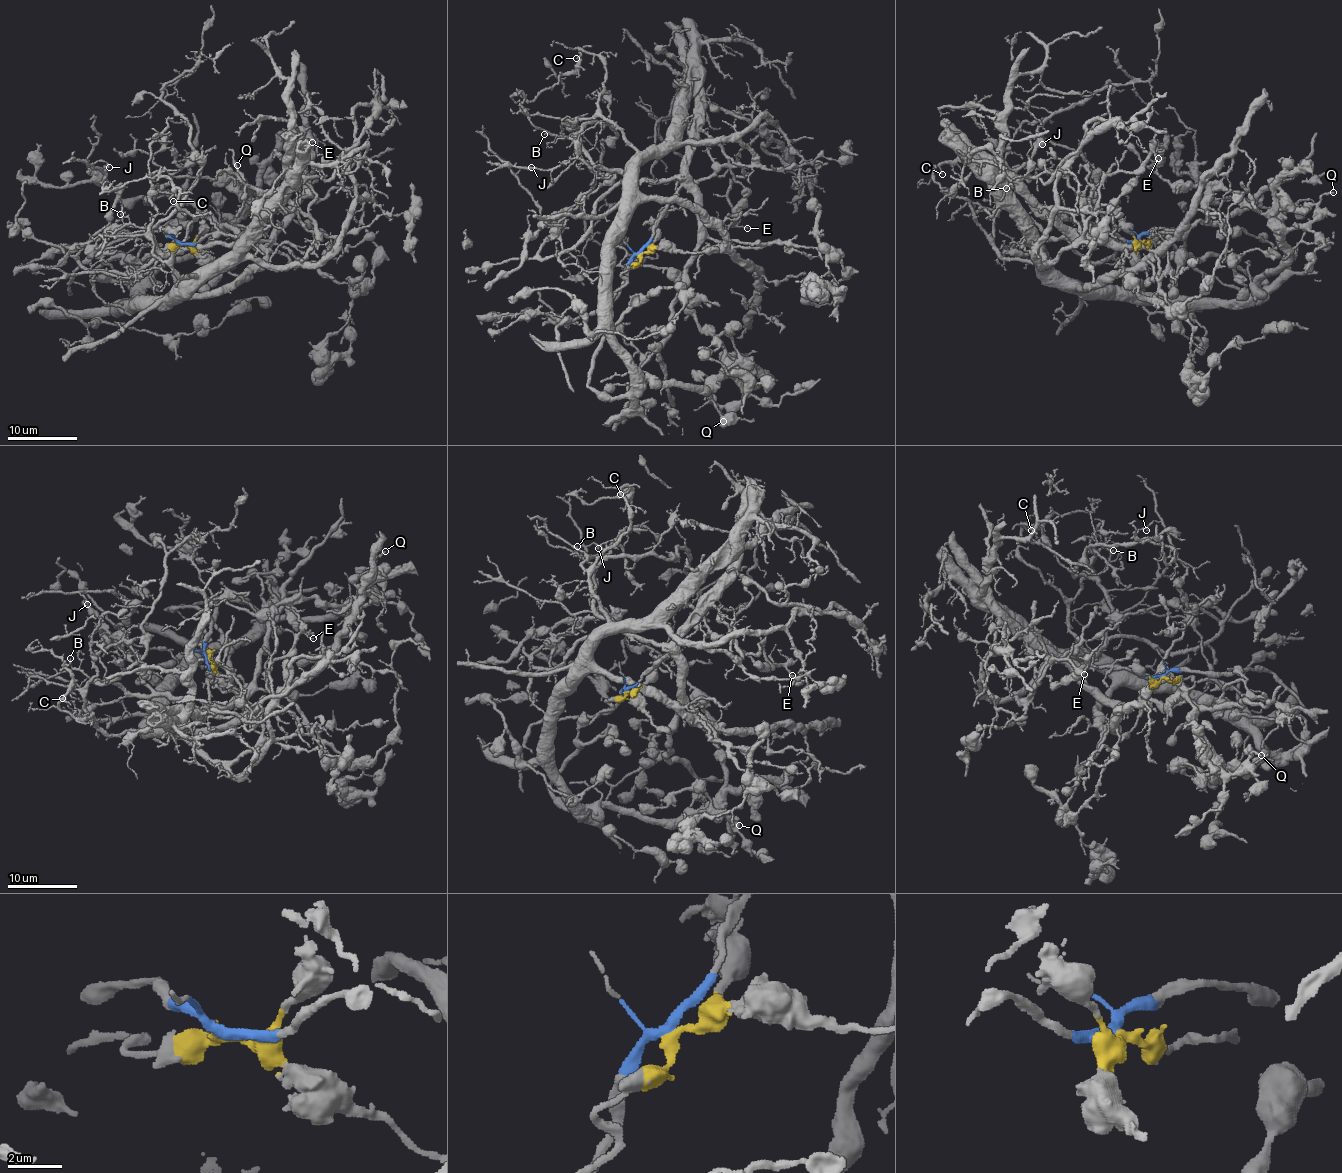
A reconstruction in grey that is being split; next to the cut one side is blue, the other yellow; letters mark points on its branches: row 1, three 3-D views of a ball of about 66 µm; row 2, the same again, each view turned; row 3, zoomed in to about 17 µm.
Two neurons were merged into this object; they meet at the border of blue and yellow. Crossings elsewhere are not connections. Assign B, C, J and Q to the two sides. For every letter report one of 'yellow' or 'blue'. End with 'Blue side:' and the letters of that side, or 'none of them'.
B: blue
C: yellow
J: blue
Q: yellow
Blue side: B, J

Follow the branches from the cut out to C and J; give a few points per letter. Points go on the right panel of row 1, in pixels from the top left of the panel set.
C: (1139, 241), (1218, 256), (1265, 286), (1131, 302), (1053, 284), (1005, 259), (942, 174)
J: (1139, 241), (1111, 231), (1064, 235), (1075, 249), (1097, 261), (1116, 247), (1095, 170), (1042, 136), (1042, 144)

